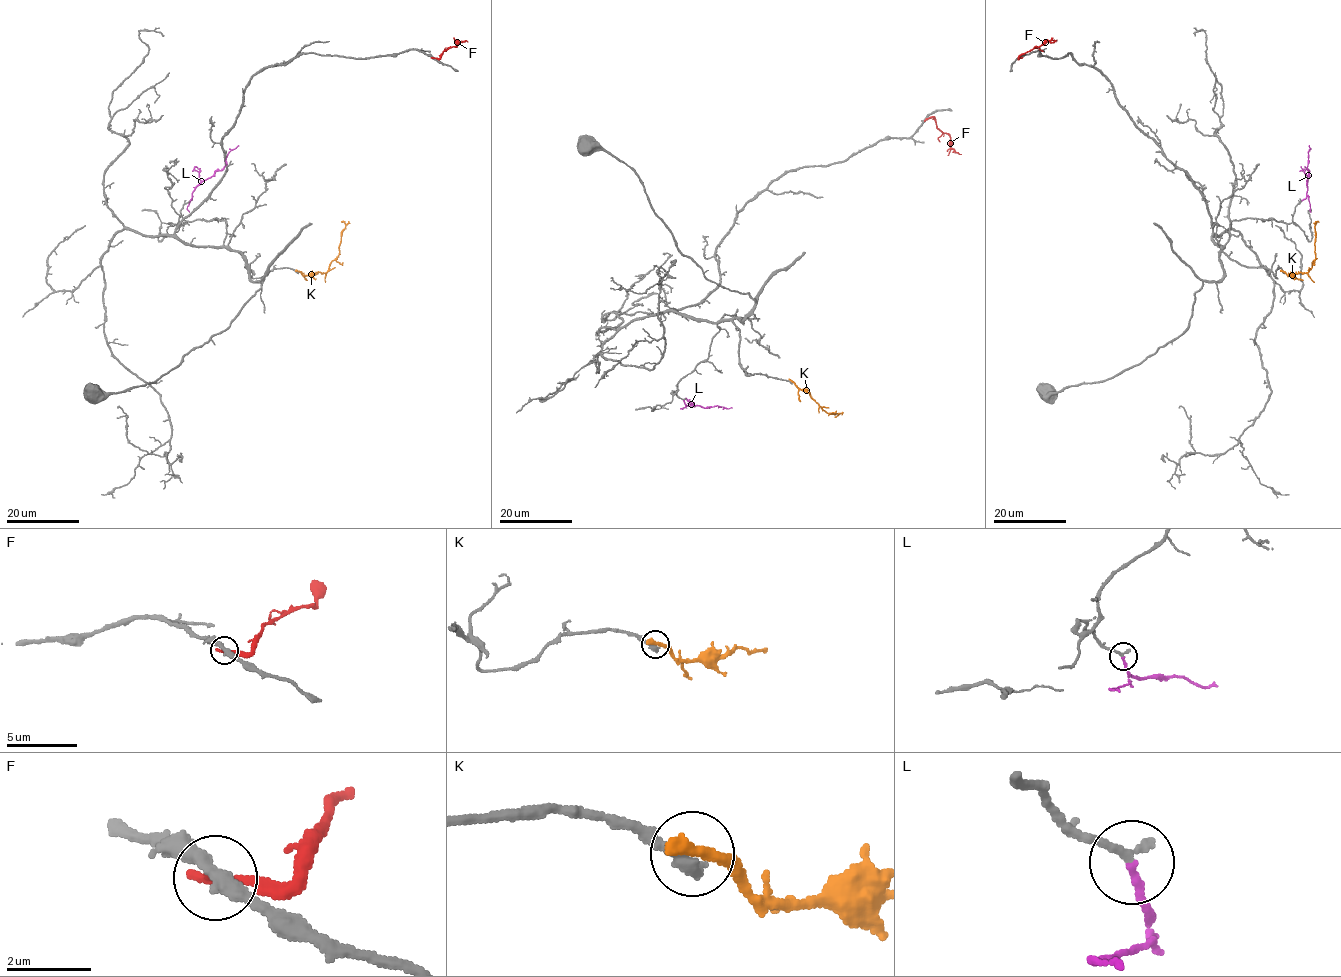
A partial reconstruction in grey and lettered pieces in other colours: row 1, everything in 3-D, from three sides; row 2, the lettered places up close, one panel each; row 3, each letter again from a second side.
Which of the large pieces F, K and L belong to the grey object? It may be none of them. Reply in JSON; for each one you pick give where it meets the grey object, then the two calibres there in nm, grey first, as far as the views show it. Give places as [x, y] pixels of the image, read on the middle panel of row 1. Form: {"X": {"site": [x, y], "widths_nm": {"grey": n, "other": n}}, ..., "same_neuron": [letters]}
{"L": {"site": [684, 400], "widths_nm": {"grey": 200, "other": 190}}, "same_neuron": ["L"]}

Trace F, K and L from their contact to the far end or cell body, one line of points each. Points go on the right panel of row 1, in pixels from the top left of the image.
F: (1020, 58), (1048, 41), (1055, 42)
K: (1282, 271), (1290, 275), (1308, 271), (1311, 267), (1315, 259), (1315, 224), (1318, 221)
L: (1301, 200), (1306, 197), (1309, 145)

